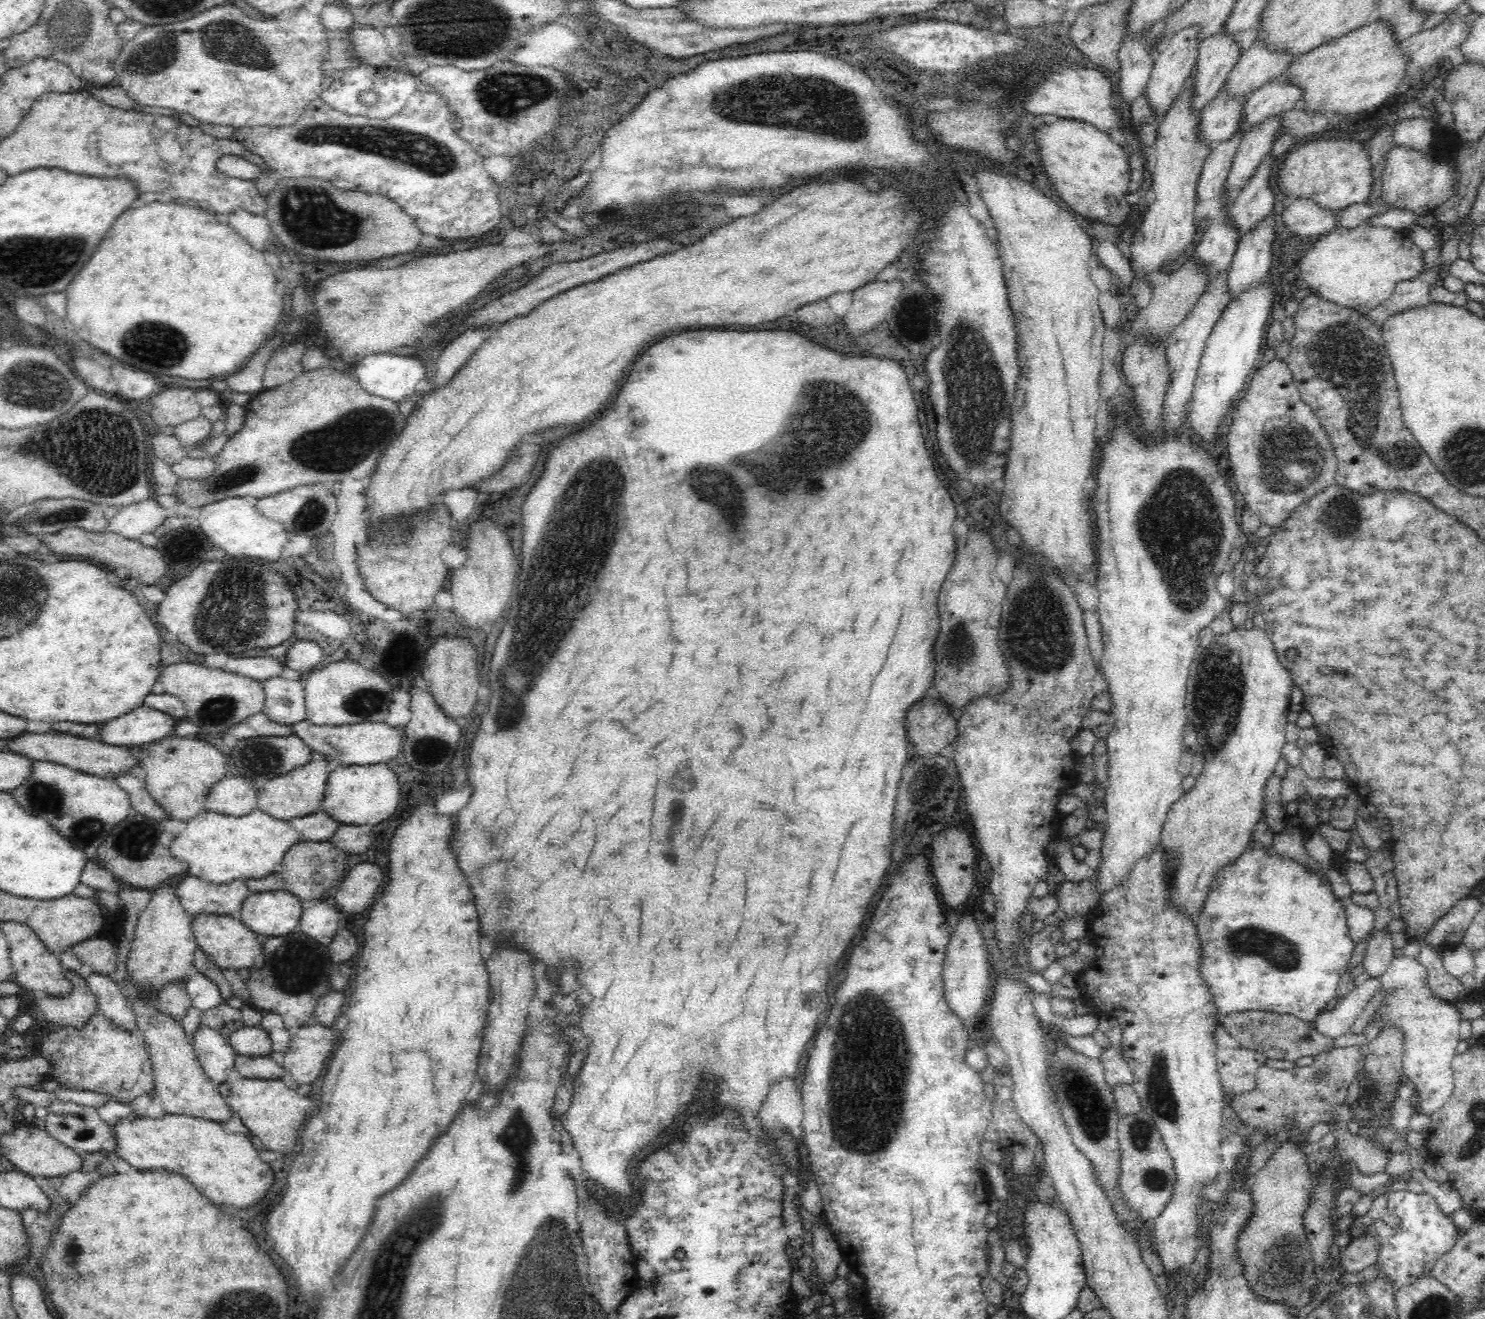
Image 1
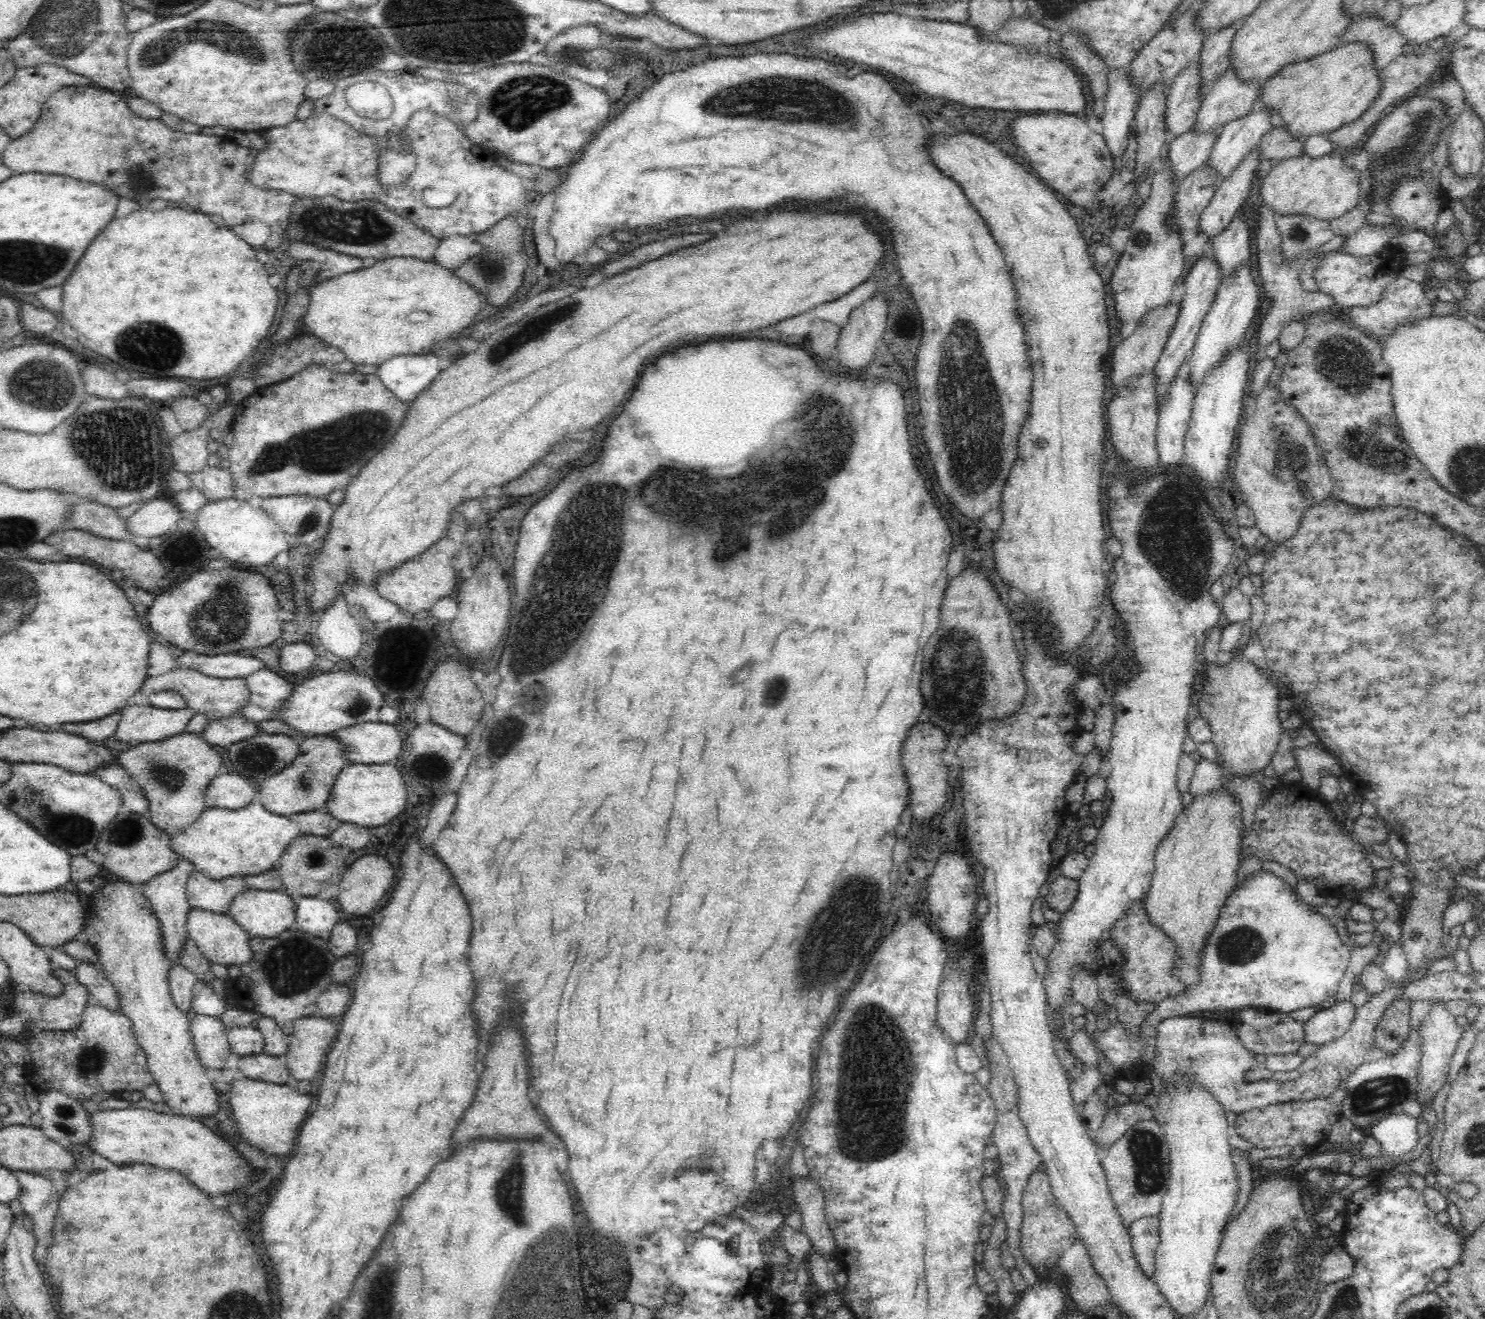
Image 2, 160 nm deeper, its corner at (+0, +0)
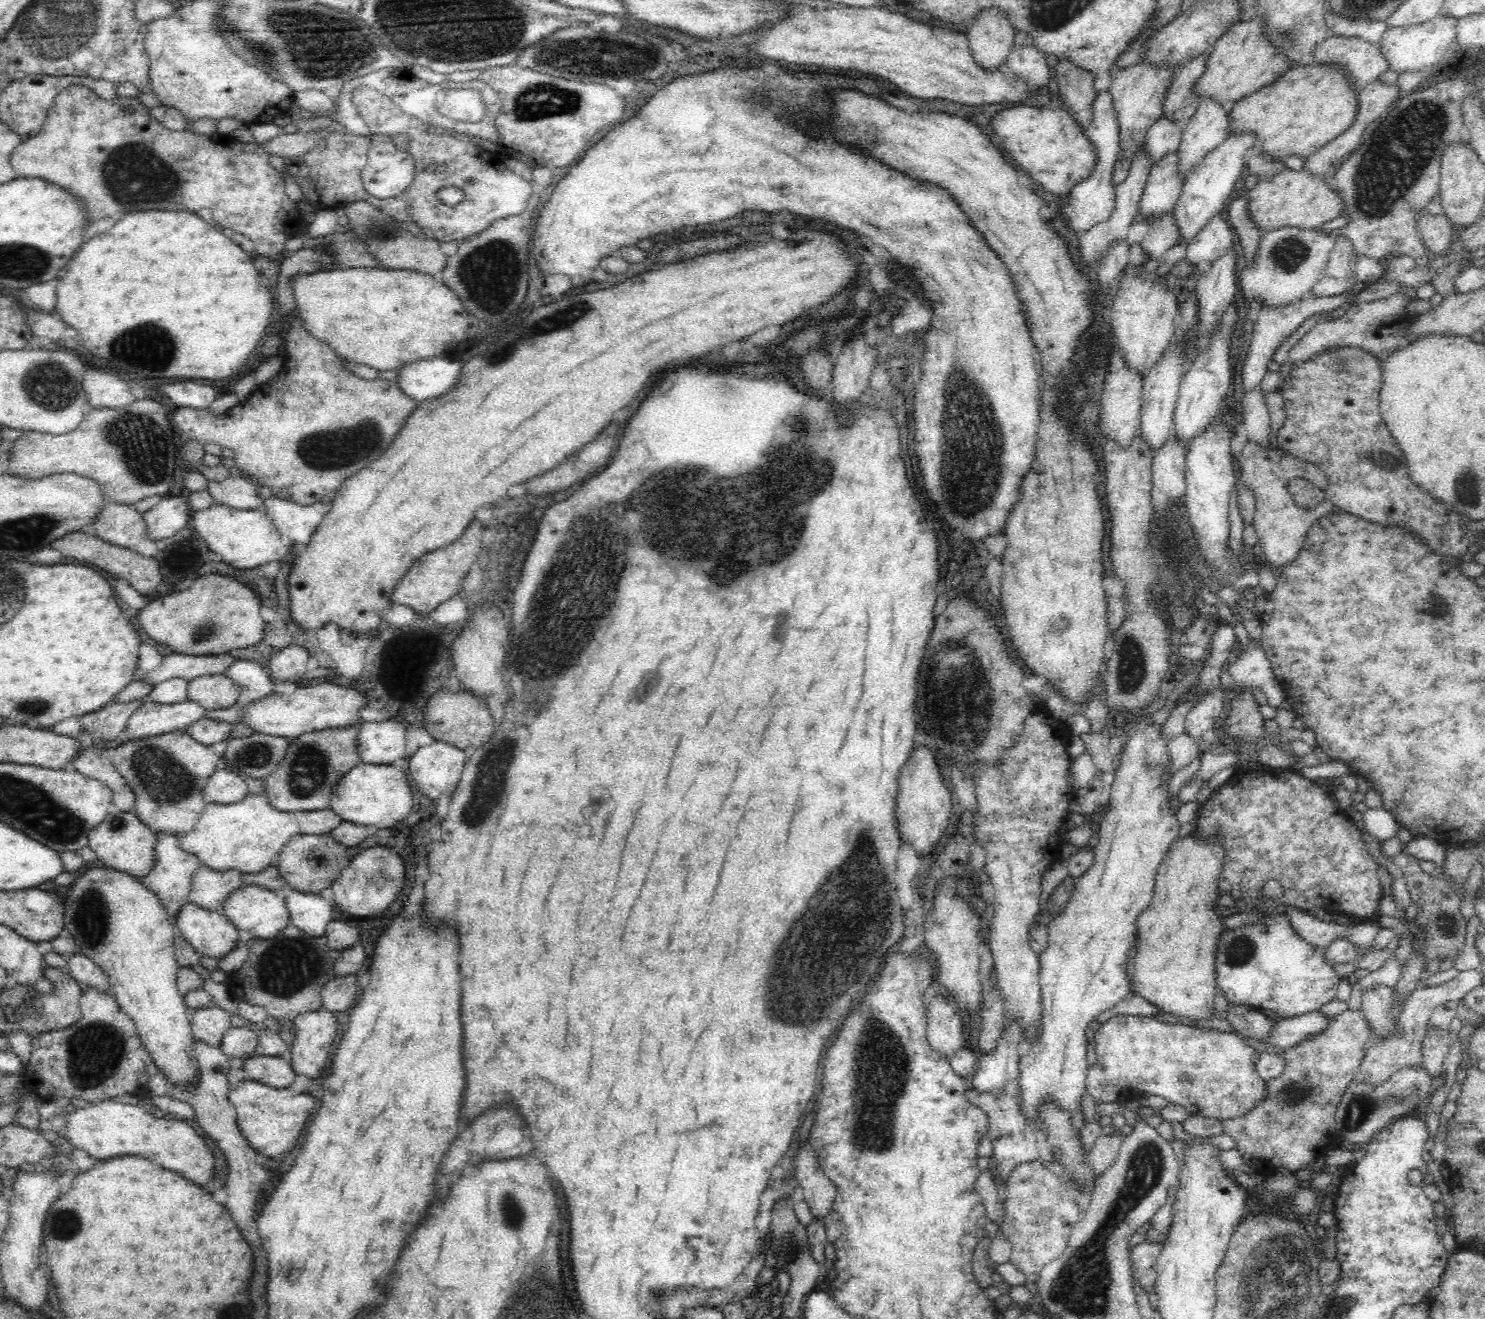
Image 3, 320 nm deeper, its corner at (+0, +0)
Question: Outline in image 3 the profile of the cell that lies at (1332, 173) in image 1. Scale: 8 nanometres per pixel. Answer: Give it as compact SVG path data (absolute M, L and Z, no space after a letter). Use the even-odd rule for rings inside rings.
M1285 168L1271 179L1258 180L1246 202L1249 218L1262 234L1282 228L1316 230L1325 222L1336 219L1342 212L1342 199L1330 187L1325 175L1318 177L1306 169L1290 170Z

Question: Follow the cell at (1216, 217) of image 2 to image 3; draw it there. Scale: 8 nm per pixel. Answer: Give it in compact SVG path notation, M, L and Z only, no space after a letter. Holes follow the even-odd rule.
M1222 211L1215 214L1206 224L1206 228L1194 237L1186 248L1186 261L1195 266L1196 271L1201 264L1207 263L1211 267L1233 244L1234 233L1229 222L1222 218Z

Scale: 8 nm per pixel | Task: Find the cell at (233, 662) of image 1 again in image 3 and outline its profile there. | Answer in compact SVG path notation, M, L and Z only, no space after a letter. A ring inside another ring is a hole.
M172 652L162 656L162 662L154 670L142 674L138 681L154 686L169 678L178 677L191 681L193 678L206 676L206 674L224 675L226 668L235 659L228 654L196 656Z

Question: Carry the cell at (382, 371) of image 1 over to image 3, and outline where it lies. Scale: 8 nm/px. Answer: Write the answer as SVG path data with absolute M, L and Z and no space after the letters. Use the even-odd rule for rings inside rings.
M429 358L406 363L398 370L397 385L418 403L450 392L459 381L463 362L447 358Z

